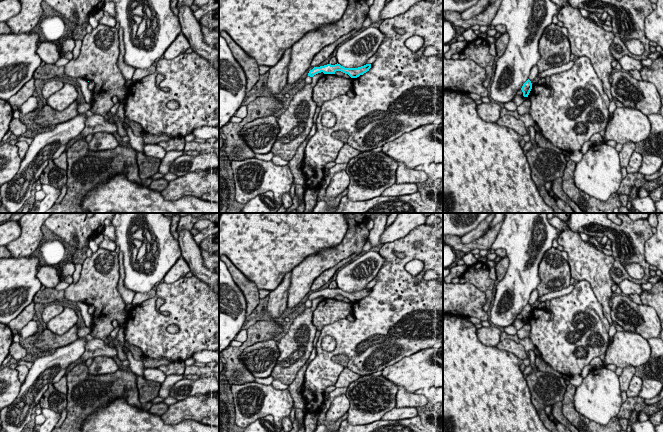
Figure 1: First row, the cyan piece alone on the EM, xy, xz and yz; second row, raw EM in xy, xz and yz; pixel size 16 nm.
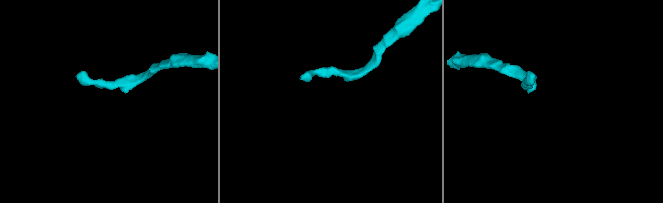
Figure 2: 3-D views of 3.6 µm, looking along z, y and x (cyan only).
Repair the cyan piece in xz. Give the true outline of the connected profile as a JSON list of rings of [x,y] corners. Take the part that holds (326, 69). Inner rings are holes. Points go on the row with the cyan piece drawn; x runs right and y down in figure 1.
[[[327,64],[320,67],[314,67],[309,71],[308,76],[313,77],[314,75],[323,72],[324,74],[335,74],[336,71],[341,71],[345,74],[348,74],[351,78],[357,78],[360,75],[363,75],[371,68],[371,64],[366,64],[358,68],[345,68],[340,64]]]

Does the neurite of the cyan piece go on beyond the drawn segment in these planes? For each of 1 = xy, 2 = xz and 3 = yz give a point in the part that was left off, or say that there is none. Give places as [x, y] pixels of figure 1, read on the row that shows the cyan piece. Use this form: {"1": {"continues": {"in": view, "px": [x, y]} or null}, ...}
{"1": {"continues": null}, "2": {"continues": null}, "3": {"continues": null}}

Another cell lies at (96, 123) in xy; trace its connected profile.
[[[98,114],[88,116],[85,122],[85,128],[80,134],[81,138],[98,132],[117,132],[117,125],[115,122],[110,123],[109,120],[106,120],[103,116]]]

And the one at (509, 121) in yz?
[[[505,115],[503,117],[500,117],[496,123],[498,125],[505,126],[507,128],[514,130],[521,136],[528,134],[528,131],[523,121],[516,119],[512,115]]]

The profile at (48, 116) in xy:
[[[74,101],[63,111],[57,111],[45,105],[43,109],[35,115],[34,120],[43,130],[47,130],[50,125],[56,126],[59,123],[69,121],[76,117],[79,114],[78,104],[78,101]]]

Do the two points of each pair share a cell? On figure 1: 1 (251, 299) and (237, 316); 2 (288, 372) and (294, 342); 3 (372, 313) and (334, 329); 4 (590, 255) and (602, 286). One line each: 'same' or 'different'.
1: different
2: same
3: same
4: same

